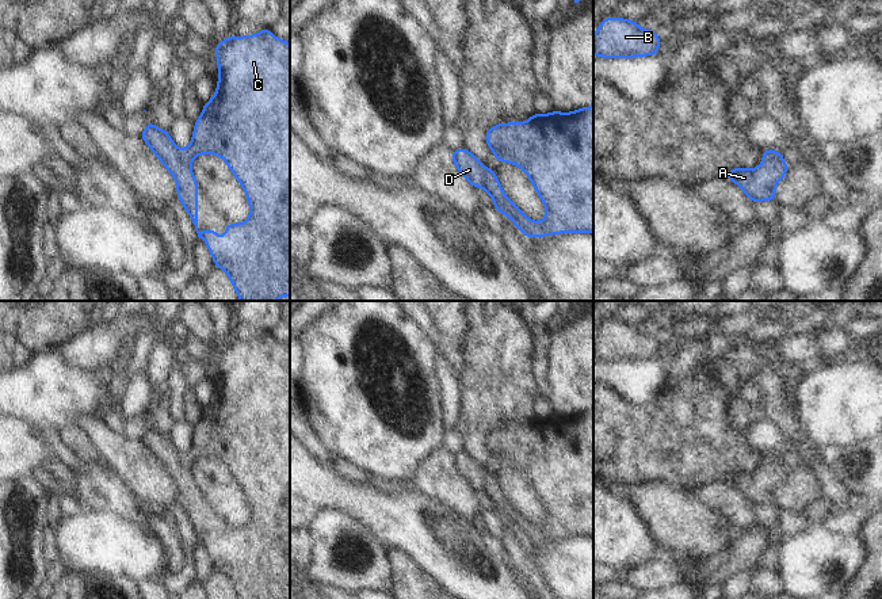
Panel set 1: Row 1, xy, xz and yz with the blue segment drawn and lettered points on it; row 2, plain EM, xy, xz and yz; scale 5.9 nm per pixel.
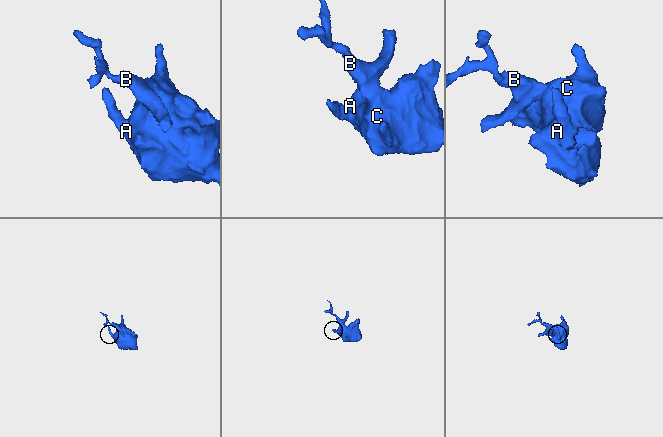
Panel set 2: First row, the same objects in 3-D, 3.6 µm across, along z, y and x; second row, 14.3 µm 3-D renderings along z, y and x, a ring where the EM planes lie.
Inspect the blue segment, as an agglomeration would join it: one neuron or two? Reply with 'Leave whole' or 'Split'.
Leave whole.

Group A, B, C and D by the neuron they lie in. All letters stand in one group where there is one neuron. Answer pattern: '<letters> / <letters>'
A B C D

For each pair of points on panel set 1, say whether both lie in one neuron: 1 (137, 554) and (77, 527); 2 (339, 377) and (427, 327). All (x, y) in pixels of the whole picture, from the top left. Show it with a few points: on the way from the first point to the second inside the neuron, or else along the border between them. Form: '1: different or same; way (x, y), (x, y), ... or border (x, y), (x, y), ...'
1: same; way (122, 548), (106, 542), (92, 542)
2: different; border (405, 315), (432, 343)

